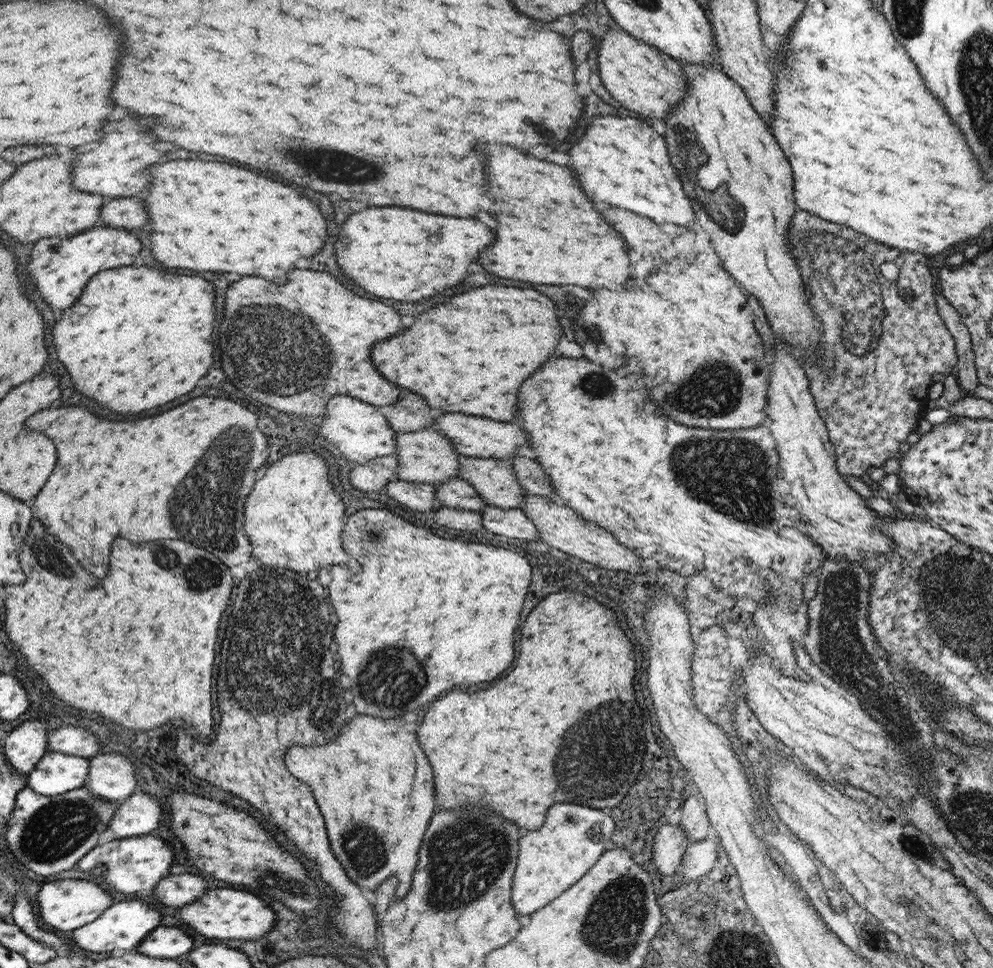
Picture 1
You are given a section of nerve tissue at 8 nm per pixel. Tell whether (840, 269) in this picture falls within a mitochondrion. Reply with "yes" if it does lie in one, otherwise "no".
yes

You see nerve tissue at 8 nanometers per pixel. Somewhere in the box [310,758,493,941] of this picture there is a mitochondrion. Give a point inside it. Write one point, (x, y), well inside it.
(365, 846)

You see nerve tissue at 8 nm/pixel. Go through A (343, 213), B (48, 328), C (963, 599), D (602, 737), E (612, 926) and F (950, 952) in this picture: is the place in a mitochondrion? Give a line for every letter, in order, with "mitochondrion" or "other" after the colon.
A: other
B: other
C: mitochondrion
D: mitochondrion
E: mitochondrion
F: other

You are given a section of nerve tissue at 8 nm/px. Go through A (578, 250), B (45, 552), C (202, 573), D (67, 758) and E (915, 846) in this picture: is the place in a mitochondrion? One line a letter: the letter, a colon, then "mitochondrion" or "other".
A: other
B: mitochondrion
C: mitochondrion
D: other
E: mitochondrion

